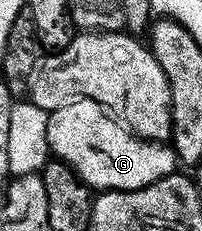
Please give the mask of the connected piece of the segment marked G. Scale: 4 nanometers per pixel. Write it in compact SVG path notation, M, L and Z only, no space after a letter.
M90 97L65 101L59 109L49 110L49 116L50 153L70 166L91 190L148 187L148 183L156 183L179 168L178 155L169 144L137 137Z

